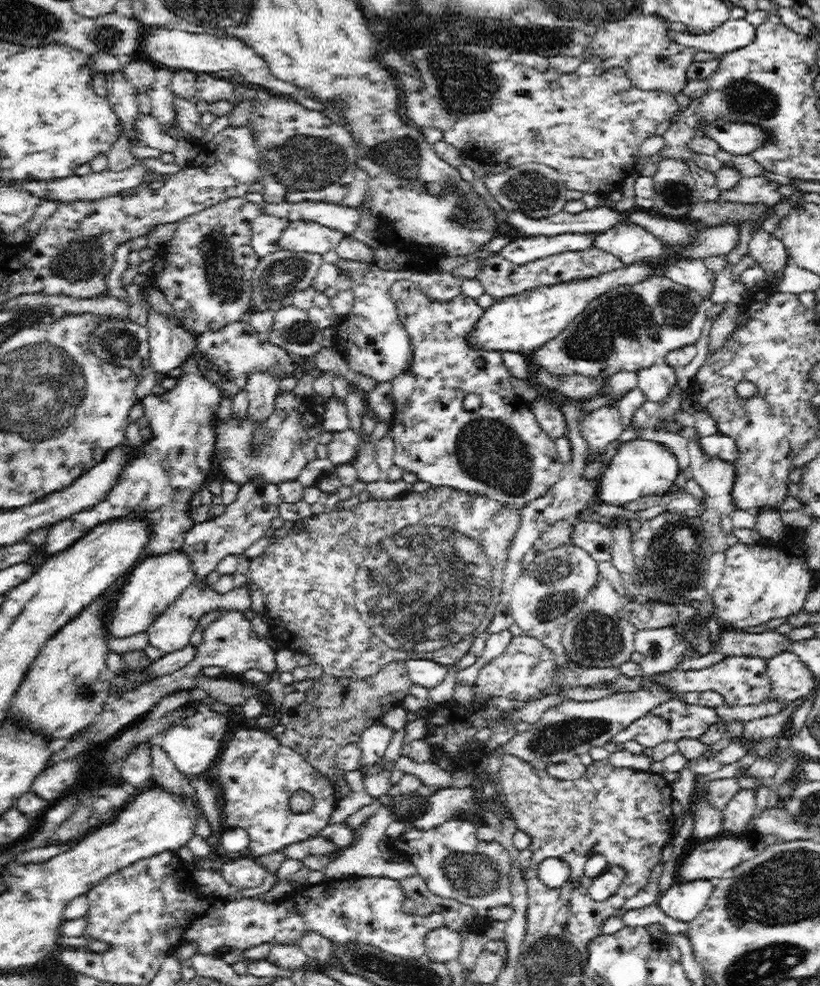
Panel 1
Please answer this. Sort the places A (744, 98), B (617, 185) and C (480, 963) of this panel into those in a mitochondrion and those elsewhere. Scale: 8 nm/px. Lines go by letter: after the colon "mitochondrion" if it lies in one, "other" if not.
A: mitochondrion
B: other
C: other

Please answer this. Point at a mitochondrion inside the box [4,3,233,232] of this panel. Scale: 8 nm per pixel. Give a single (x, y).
(105, 36)

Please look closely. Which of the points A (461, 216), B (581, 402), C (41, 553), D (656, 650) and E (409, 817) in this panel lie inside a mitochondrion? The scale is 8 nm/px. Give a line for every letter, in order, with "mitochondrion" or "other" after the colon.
A: mitochondrion
B: other
C: other
D: mitochondrion
E: other

